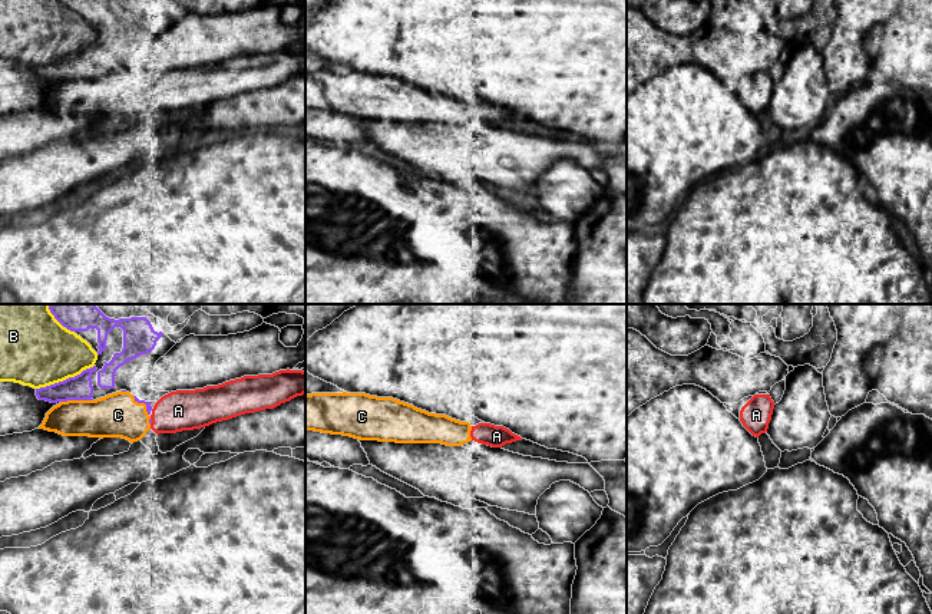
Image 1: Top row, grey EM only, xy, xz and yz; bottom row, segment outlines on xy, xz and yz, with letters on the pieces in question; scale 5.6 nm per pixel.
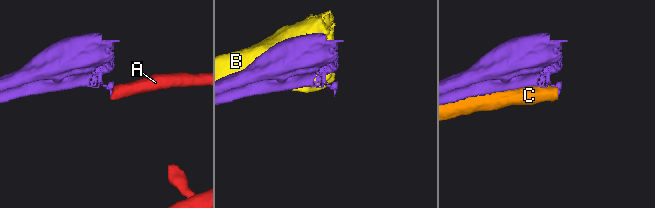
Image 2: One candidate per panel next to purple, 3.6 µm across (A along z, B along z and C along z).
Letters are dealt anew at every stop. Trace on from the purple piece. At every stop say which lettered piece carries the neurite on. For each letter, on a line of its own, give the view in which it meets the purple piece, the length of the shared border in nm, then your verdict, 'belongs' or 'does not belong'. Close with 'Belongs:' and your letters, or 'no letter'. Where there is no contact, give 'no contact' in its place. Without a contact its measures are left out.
A: contact in xy; length 40 nm; does not belong
B: contact in xy; length 360 nm; does not belong
C: contact in xy; length 180 nm; does not belong
Belongs: no letter

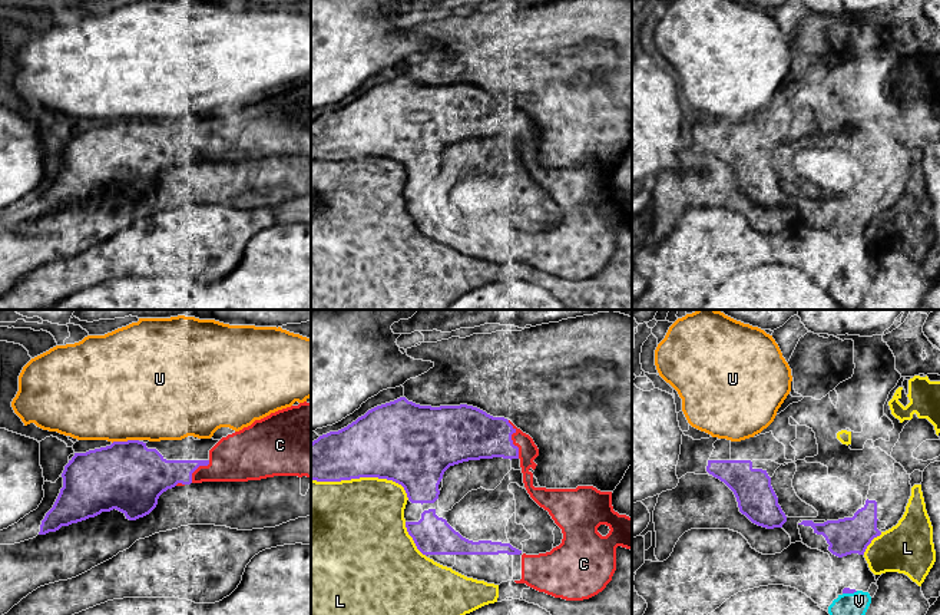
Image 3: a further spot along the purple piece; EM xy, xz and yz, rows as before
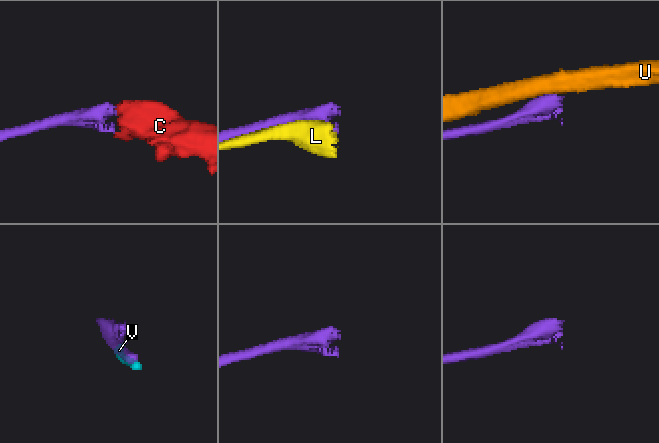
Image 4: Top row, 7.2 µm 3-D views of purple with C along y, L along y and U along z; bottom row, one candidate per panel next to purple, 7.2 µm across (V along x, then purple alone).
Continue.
C: contact in xz; length 220 nm; belongs
L: contact in xz; length 550 nm; does not belong
U: contact in xy; length 150 nm; does not belong
V: contact in yz; length 90 nm; does not belong
Belongs: C

